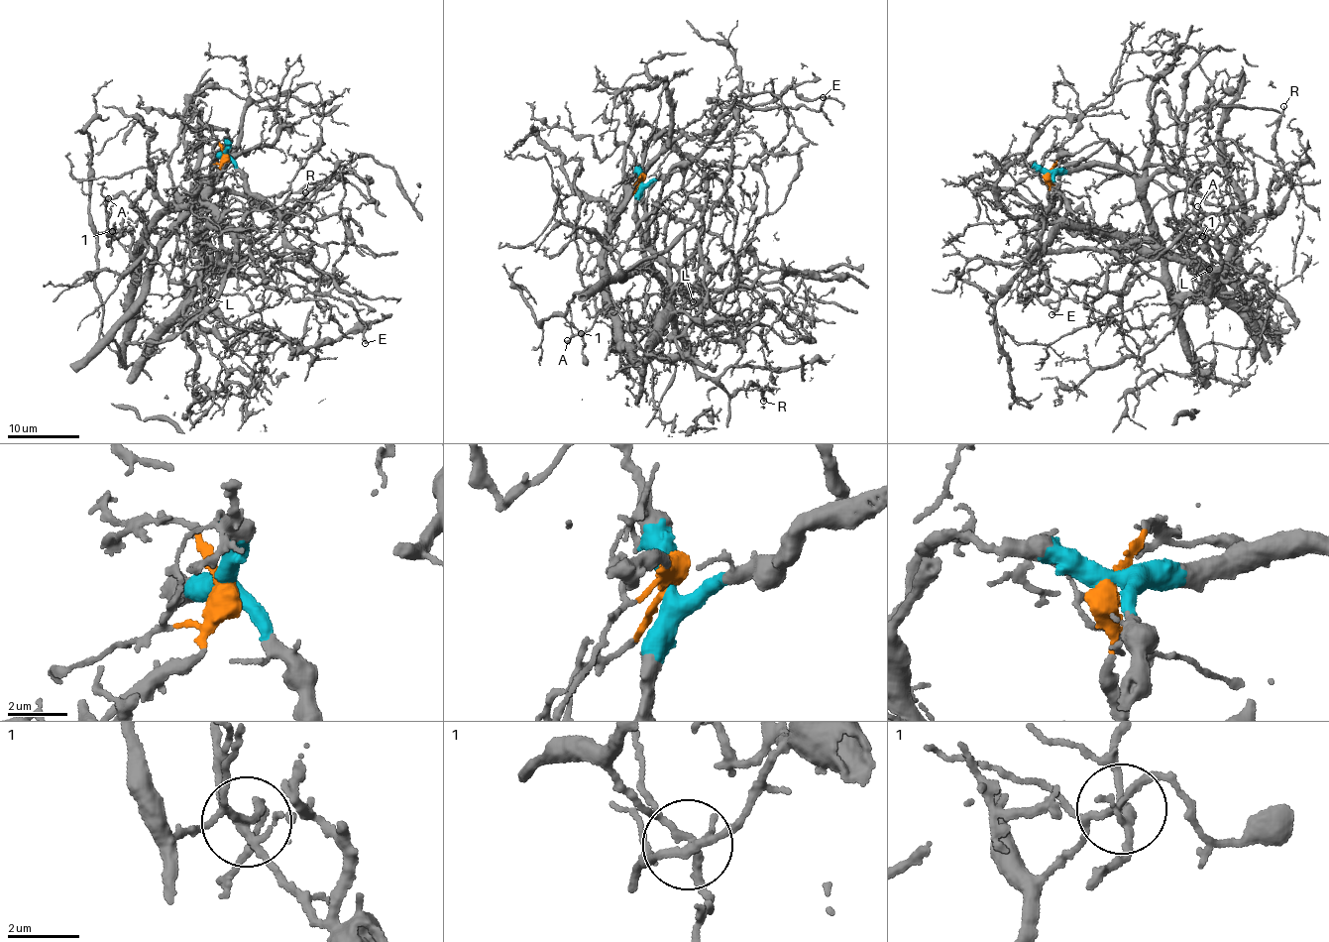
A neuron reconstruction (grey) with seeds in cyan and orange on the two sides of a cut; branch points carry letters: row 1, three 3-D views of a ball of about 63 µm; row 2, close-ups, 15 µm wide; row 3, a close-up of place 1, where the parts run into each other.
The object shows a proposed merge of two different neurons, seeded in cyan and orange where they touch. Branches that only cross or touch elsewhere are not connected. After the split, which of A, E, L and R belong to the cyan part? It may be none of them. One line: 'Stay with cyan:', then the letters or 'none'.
Stay with cyan: none

